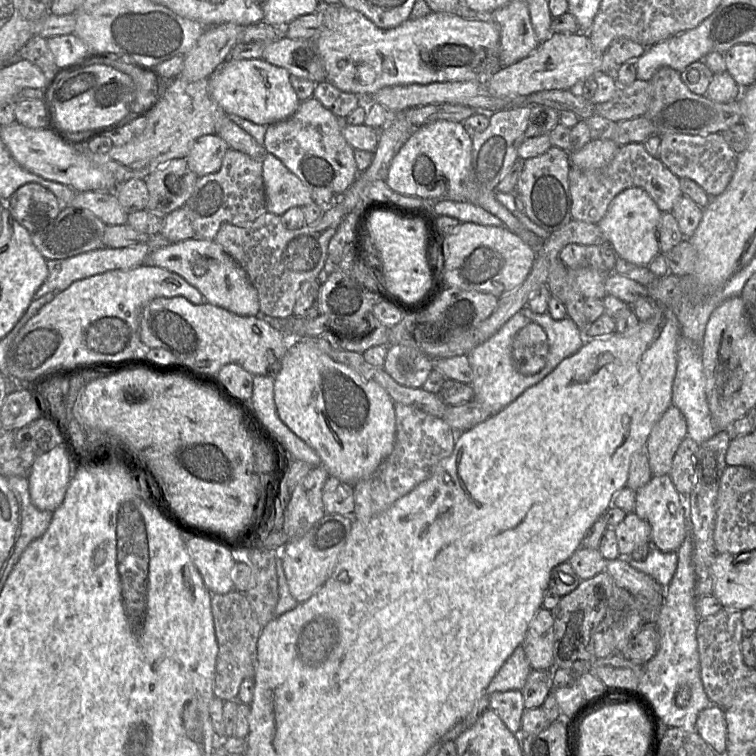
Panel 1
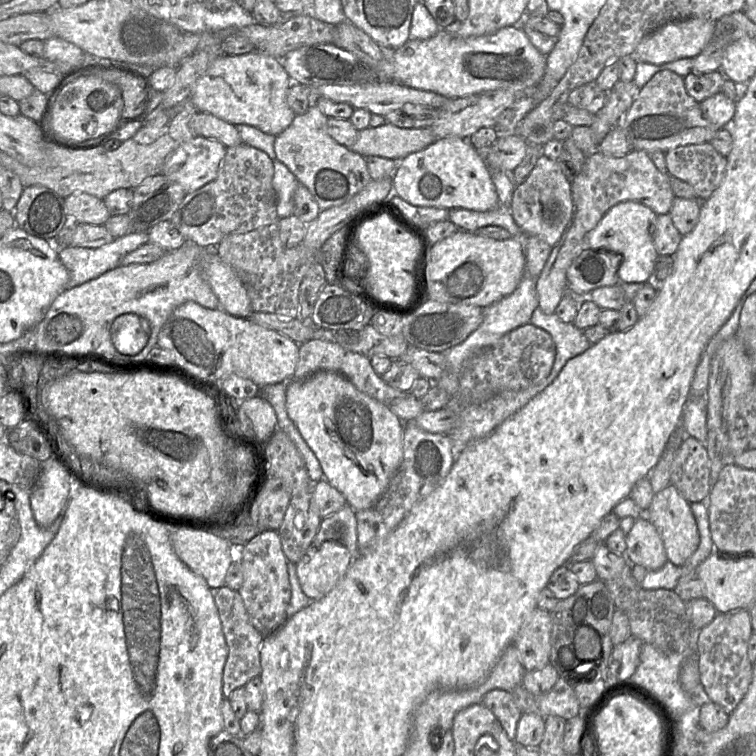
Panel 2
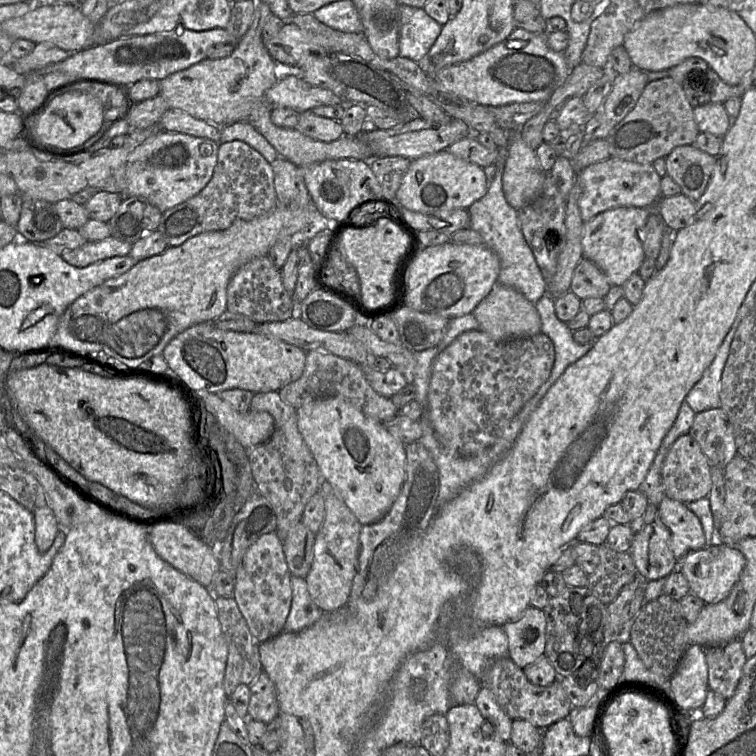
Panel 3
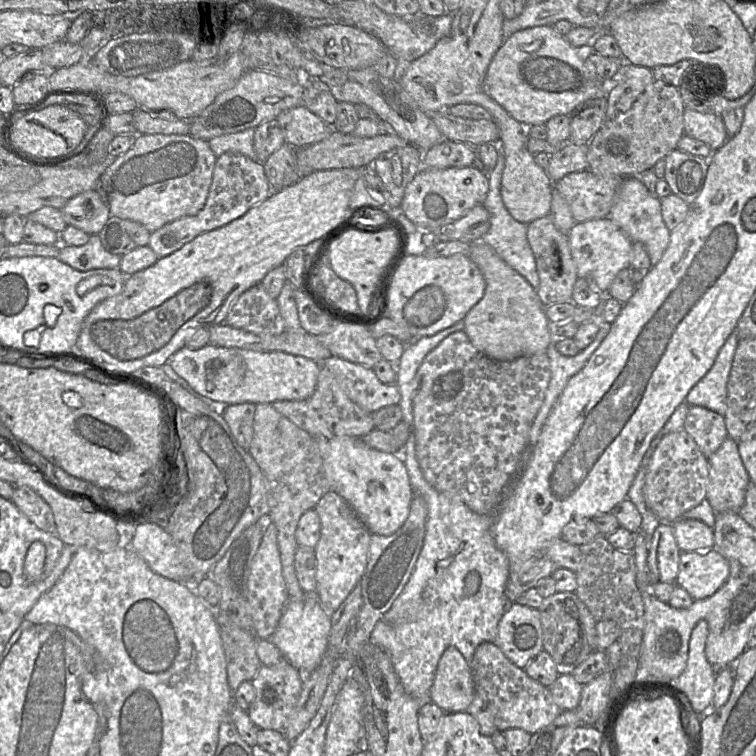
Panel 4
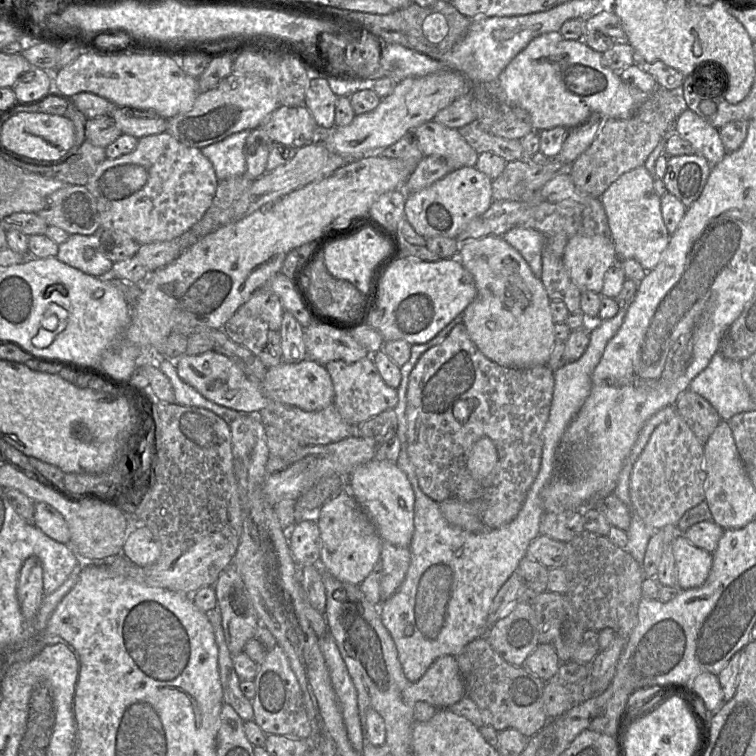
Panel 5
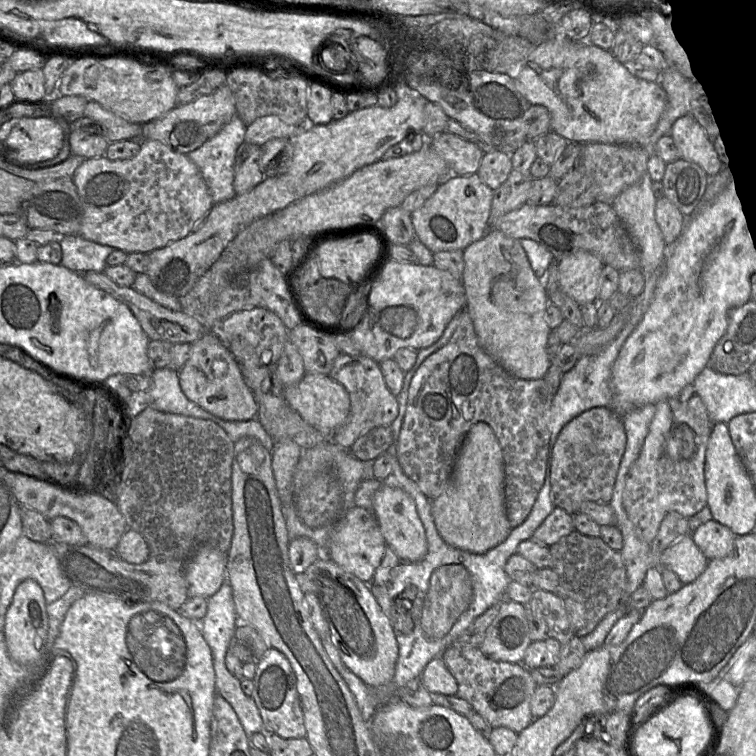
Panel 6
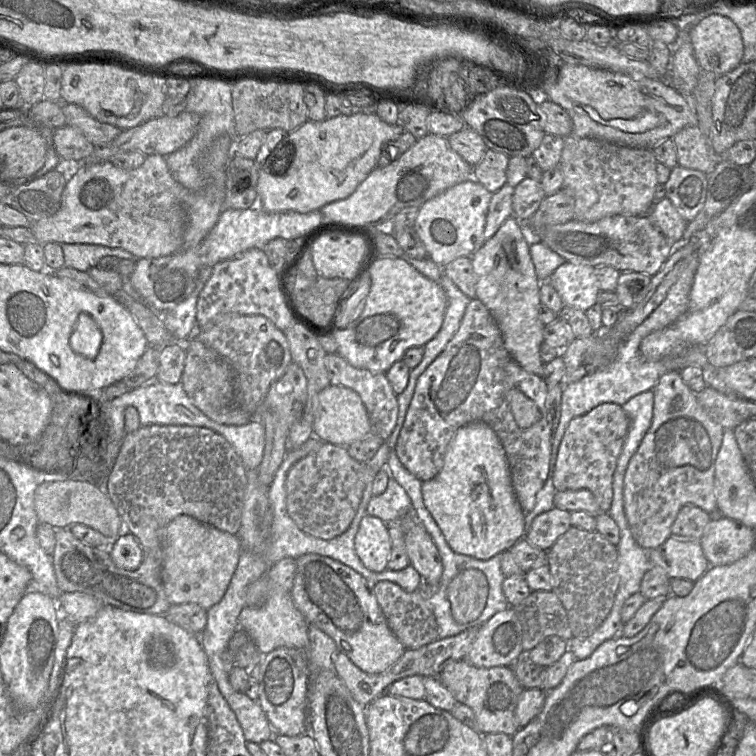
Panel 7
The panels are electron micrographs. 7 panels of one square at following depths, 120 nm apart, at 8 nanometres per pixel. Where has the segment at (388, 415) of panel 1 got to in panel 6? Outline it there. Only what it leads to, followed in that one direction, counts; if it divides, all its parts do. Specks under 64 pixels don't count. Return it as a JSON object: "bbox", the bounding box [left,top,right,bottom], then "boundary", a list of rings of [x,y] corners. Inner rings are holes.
{"bbox":[372,484,428,562],"boundary":[[[383,484],[373,495],[372,512],[386,544],[397,554],[400,561],[418,562],[425,557],[428,550],[425,529],[414,500],[402,488]]]}

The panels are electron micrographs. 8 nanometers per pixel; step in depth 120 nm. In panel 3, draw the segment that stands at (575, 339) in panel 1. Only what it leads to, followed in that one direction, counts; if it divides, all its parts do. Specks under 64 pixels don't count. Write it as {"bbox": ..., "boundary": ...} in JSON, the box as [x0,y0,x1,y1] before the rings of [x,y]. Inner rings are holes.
{"bbox":[534,294,593,399],"boundary":[[[545,294],[534,304],[541,319],[541,332],[551,339],[555,348],[554,365],[548,382],[545,383],[548,386],[541,399],[564,371],[585,356],[593,346],[593,343],[581,345],[574,341],[573,332],[556,316],[554,302],[554,298]]]}

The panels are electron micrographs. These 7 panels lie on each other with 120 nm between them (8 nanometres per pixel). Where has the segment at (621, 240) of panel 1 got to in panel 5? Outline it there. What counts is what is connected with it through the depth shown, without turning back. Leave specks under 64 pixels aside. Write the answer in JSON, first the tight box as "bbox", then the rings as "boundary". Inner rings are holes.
{"bbox":[562,235,618,293],"boundary":[[[575,235],[567,240],[562,259],[570,279],[581,292],[600,293],[605,274],[618,256],[611,236]]]}

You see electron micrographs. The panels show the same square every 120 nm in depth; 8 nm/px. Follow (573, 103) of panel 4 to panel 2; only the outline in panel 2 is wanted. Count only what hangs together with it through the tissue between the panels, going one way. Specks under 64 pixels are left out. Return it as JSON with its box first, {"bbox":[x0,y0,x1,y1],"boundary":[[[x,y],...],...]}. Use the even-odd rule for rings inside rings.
{"bbox":[374,25,546,99],"boundary":[[[521,25],[508,26],[483,36],[468,38],[456,37],[440,29],[427,40],[408,40],[396,49],[381,48],[384,59],[374,70],[380,81],[394,81],[404,86],[432,91],[448,99],[461,98],[472,94],[505,89],[520,91],[537,85],[546,71],[546,56],[541,54],[530,42]]]}

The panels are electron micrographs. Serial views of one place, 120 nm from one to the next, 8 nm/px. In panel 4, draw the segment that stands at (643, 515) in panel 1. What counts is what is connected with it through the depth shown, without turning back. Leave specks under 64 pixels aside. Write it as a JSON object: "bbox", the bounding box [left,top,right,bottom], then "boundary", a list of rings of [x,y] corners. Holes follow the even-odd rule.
{"bbox":[672,518,715,552],"boundary":[[[680,518],[672,526],[681,552],[703,551],[715,547],[714,529],[701,520]]]}

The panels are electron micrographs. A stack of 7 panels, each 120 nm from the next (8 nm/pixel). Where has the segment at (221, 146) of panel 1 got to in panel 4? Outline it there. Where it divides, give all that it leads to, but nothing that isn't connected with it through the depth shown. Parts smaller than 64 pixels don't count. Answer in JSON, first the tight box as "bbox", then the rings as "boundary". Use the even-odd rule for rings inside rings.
{"bbox":[95,134,217,233],"boundary":[[[138,134],[136,142],[126,153],[111,160],[106,170],[99,177],[95,190],[99,193],[103,202],[109,208],[110,216],[138,222],[152,233],[165,224],[172,222],[180,217],[196,215],[204,207],[209,194],[210,186],[212,184],[216,160],[217,156],[211,150],[209,143],[206,140],[194,139],[190,135],[179,134]]]}

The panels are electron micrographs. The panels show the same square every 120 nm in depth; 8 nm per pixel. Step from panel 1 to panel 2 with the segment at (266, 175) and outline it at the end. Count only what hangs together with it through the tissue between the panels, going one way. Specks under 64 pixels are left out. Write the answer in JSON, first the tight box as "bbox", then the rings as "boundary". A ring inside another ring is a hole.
{"bbox":[273,158,300,219],"boundary":[[[277,158],[273,160],[273,165],[273,188],[276,192],[276,208],[280,219],[294,215],[293,194],[300,182]]]}

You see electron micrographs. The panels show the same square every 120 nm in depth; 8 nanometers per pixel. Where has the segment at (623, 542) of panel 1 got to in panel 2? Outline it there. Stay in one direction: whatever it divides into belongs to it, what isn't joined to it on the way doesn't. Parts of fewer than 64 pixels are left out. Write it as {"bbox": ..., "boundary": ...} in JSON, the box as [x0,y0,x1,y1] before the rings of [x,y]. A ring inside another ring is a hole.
{"bbox":[621,514,668,571],"boundary":[[[644,514],[628,526],[621,520],[621,528],[626,533],[625,556],[631,565],[655,571],[668,561],[662,538]]]}

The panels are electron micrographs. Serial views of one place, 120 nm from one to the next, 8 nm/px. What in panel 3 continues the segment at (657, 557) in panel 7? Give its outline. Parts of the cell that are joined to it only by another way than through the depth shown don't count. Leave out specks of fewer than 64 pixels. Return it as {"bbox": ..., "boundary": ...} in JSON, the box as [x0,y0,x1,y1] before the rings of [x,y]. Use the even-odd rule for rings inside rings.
{"bbox":[678,540,746,604],"boundary":[[[716,540],[713,544],[688,553],[679,562],[678,569],[687,579],[691,594],[696,595],[706,604],[716,604],[729,595],[745,565],[746,559],[738,549]]]}

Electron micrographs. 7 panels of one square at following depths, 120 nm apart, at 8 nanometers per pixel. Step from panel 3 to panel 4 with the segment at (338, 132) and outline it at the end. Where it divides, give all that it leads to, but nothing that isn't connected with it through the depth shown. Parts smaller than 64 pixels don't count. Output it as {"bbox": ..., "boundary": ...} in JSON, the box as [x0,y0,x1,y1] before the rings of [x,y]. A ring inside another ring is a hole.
{"bbox":[276,105,336,148],"boundary":[[[304,105],[282,111],[276,120],[285,134],[285,142],[294,148],[318,143],[336,131],[334,124],[328,124]]]}

